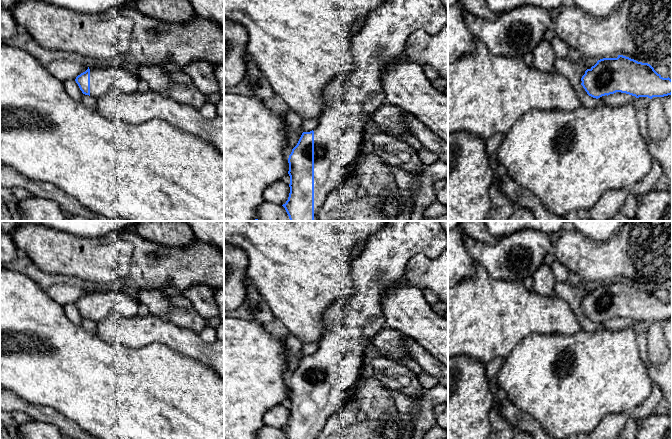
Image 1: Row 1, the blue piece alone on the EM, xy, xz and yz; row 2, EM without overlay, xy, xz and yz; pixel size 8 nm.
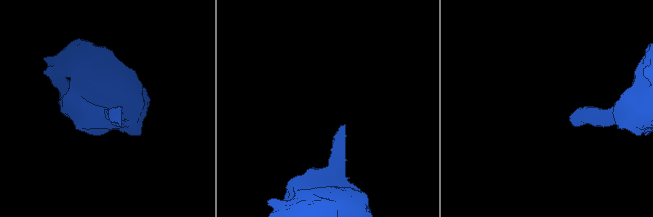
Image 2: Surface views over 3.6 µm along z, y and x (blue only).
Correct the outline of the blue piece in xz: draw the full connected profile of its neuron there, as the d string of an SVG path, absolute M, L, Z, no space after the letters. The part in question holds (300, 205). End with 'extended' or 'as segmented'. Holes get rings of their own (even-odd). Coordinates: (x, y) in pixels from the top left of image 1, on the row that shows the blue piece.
M385 0L379 7L369 12L363 28L351 40L351 54L355 65L349 74L340 75L324 92L325 108L319 118L319 125L310 132L303 132L297 145L288 158L290 193L282 206L290 221L316 221L317 213L327 196L348 176L348 167L359 157L359 147L366 126L371 122L372 113L386 103L382 74L393 62L408 59L406 41L416 30L421 29L429 35L440 32L448 21L442 0Z; extended

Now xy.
M114 64L104 68L88 67L75 81L83 94L98 99L113 91L127 94L137 92L139 78Z; extended

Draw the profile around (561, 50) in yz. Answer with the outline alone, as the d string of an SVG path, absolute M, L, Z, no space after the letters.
M556 35L550 42L556 57L566 58L568 57L569 47Z

